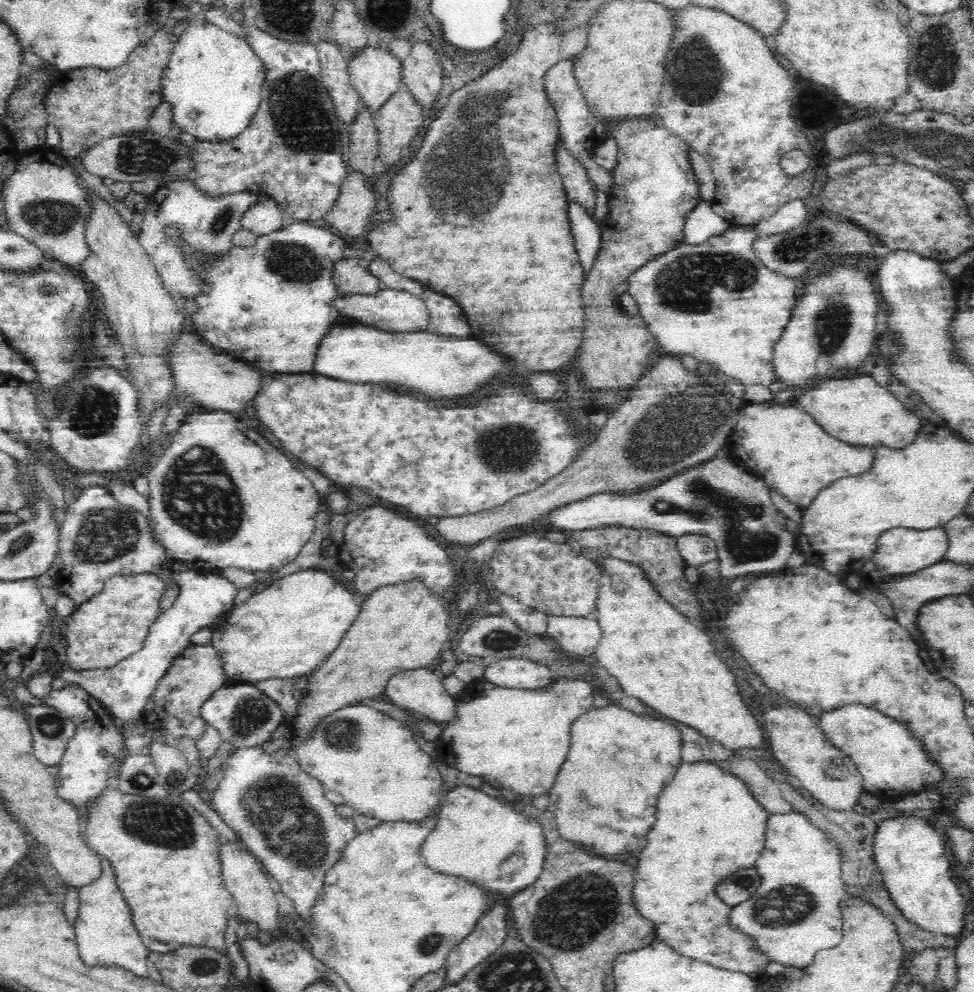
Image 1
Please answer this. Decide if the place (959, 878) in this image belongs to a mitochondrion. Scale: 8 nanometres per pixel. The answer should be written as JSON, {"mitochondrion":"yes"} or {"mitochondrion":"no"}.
{"mitochondrion":"no"}

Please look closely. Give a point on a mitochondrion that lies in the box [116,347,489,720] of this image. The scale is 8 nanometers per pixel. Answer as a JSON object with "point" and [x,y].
{"point":[199,495]}

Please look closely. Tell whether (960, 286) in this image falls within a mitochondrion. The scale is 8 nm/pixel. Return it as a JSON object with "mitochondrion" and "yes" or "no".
{"mitochondrion":"no"}

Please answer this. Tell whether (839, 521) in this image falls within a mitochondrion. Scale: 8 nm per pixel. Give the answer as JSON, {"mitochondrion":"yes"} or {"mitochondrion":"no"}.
{"mitochondrion":"no"}

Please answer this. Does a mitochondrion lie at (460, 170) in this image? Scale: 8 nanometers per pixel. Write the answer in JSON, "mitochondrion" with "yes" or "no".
{"mitochondrion":"yes"}

